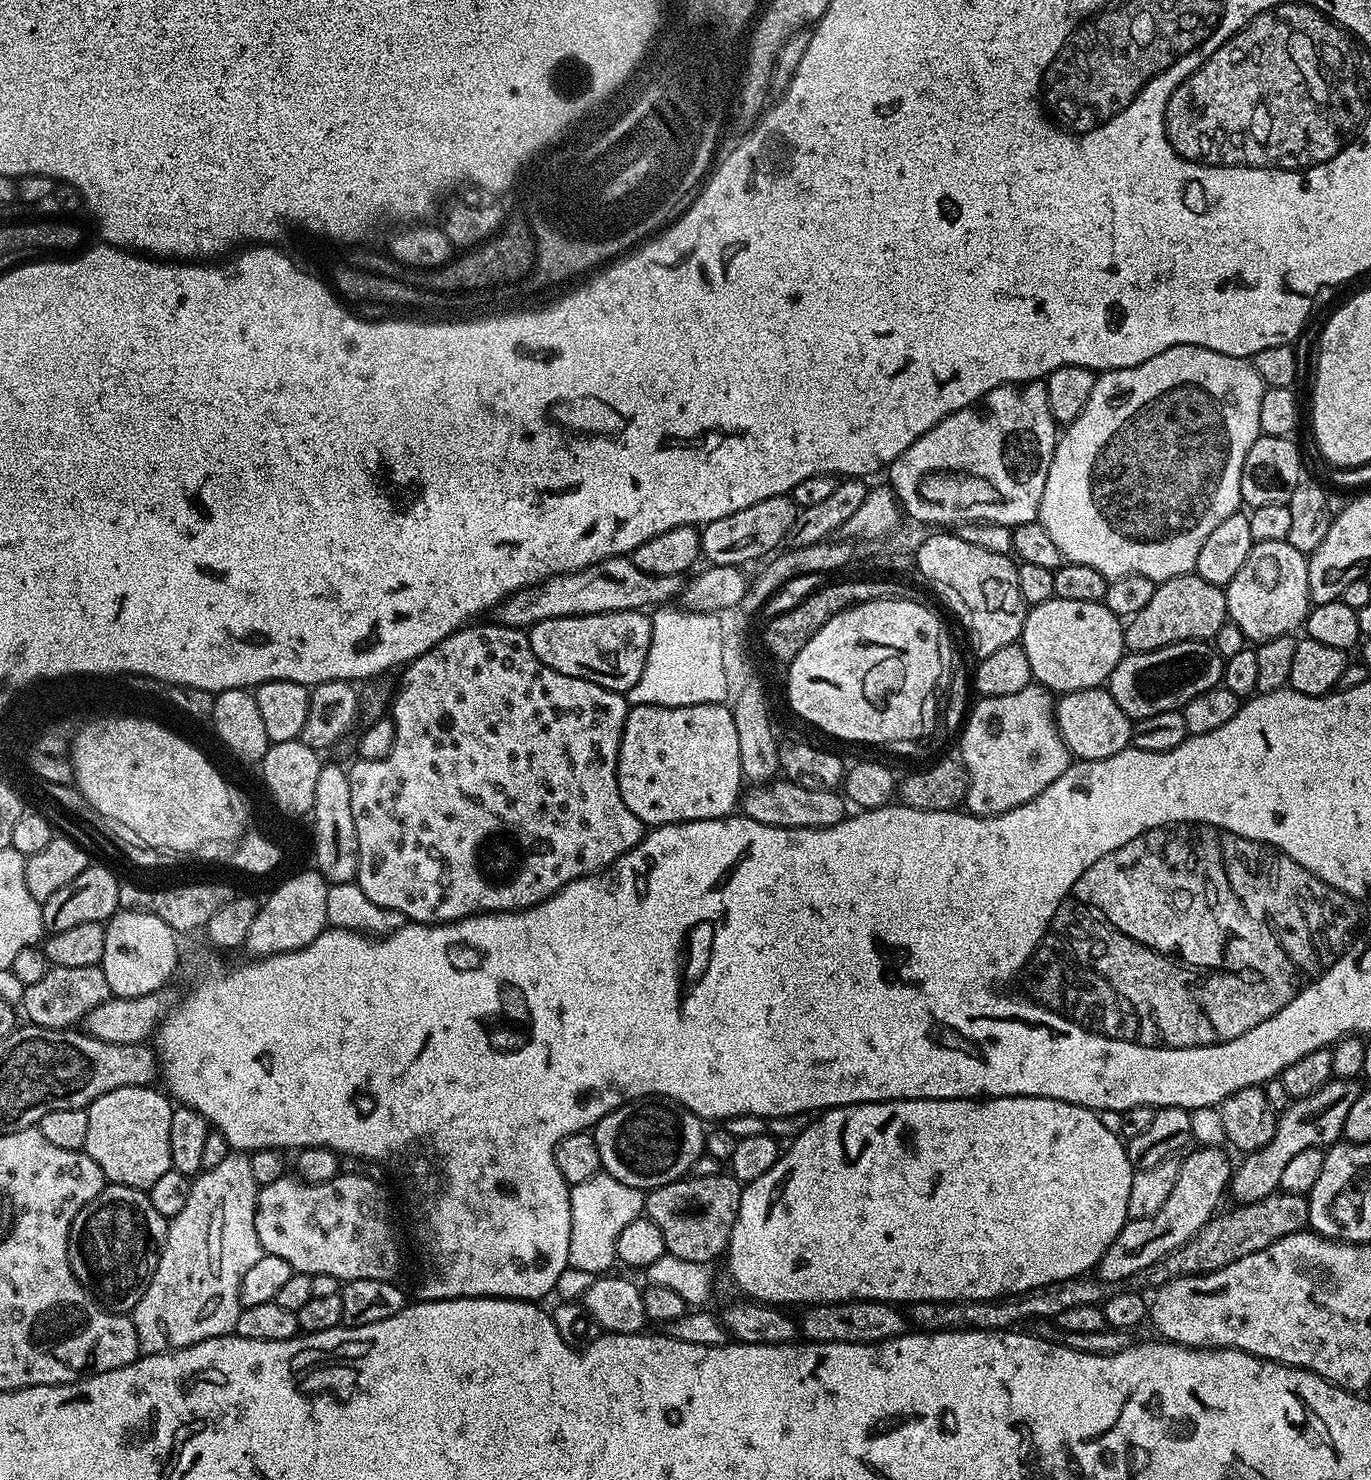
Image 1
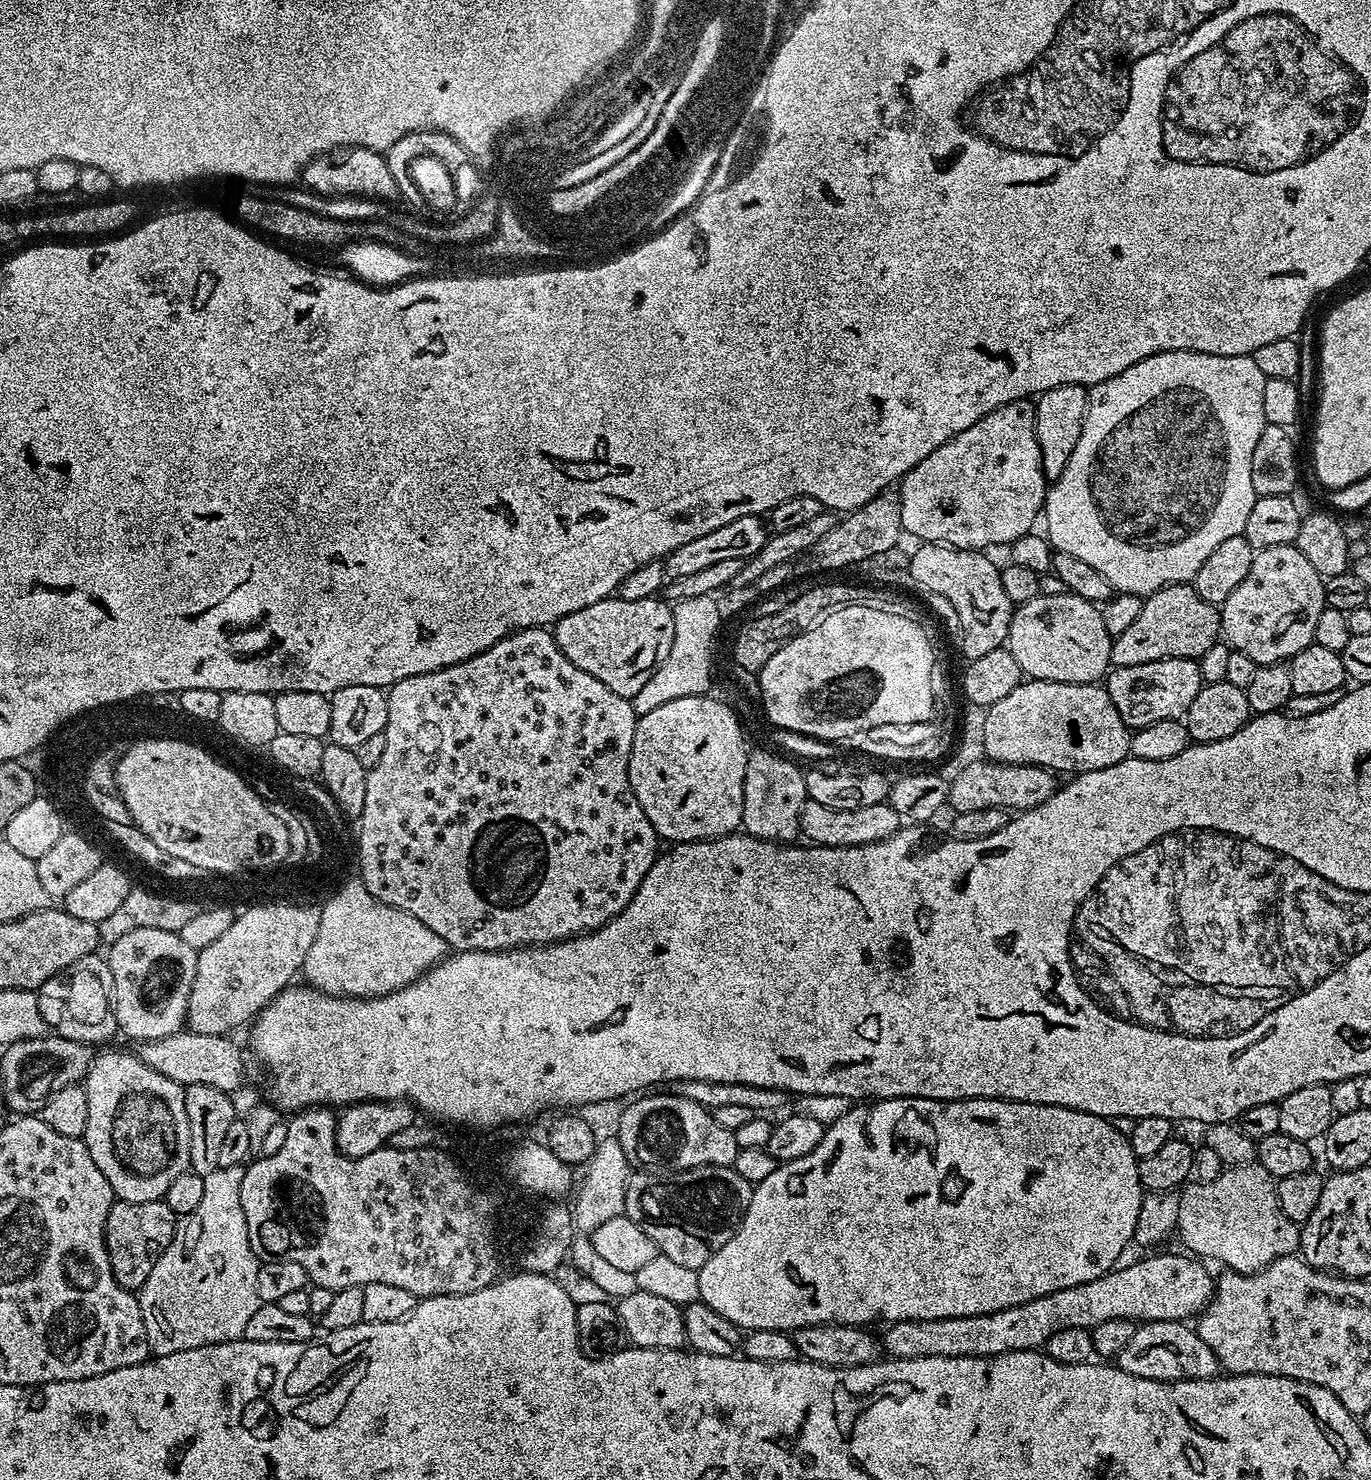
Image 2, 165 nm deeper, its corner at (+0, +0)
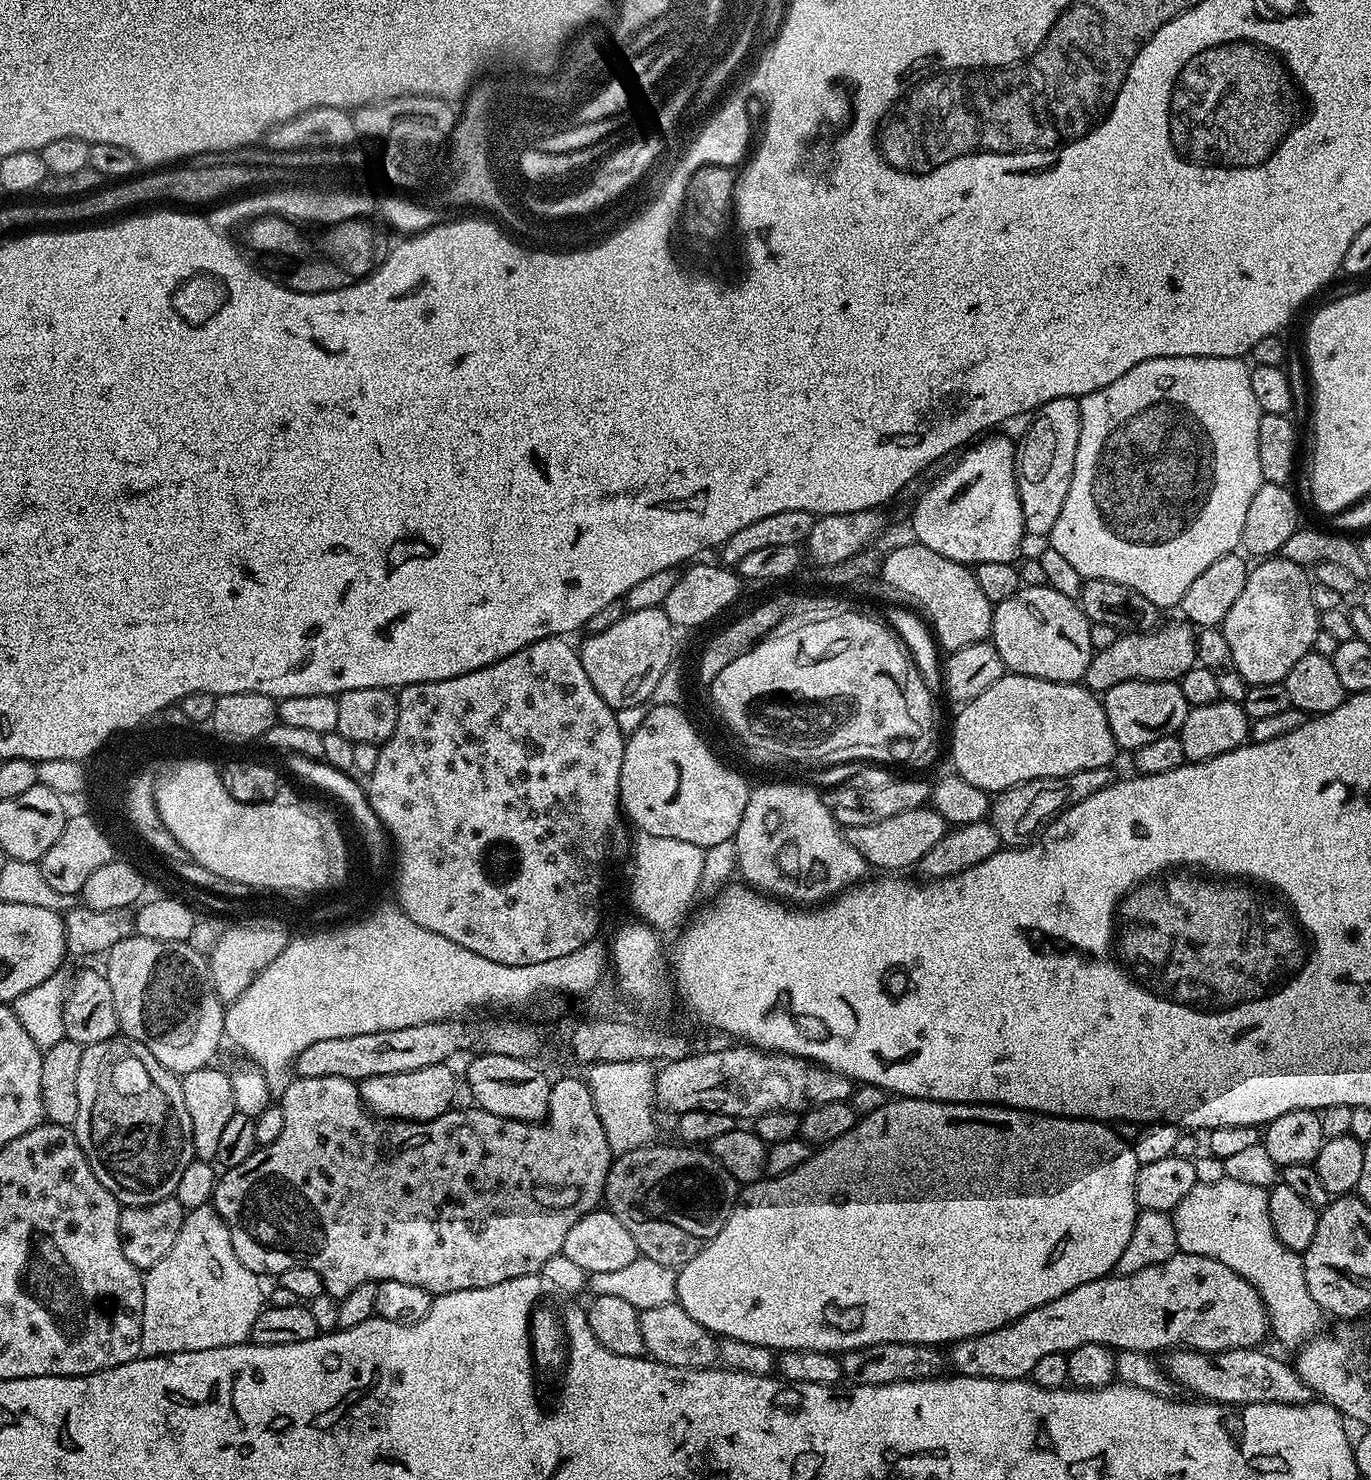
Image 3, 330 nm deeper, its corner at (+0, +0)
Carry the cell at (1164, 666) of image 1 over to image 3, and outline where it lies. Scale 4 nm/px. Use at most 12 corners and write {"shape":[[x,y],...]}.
{"shape":[[1174,680],[1102,694],[1117,749],[1179,733],[1190,705]]}

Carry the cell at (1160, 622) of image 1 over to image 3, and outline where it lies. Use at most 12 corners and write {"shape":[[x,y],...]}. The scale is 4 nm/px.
{"shape":[[1161,623],[1117,635],[1083,685],[1179,681],[1197,667],[1197,629]]}

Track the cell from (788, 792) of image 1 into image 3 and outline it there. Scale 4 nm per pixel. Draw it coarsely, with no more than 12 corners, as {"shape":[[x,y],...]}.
{"shape":[[931,806],[844,828],[869,869],[915,869],[950,830]]}

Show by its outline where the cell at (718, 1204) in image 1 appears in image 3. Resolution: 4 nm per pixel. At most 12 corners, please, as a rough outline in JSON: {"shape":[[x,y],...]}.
{"shape":[[700,1146],[613,1159],[603,1203],[639,1255],[679,1270],[738,1185]]}

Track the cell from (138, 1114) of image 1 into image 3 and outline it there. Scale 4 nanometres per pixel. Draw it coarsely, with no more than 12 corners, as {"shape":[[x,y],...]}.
{"shape":[[117,1034],[78,1065],[74,1131],[121,1205],[194,1158],[181,1077]]}

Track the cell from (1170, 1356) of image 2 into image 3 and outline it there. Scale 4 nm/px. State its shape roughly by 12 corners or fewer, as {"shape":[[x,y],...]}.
{"shape":[[1259,1347],[1174,1348],[1162,1368],[1214,1404],[1306,1404],[1295,1367]]}

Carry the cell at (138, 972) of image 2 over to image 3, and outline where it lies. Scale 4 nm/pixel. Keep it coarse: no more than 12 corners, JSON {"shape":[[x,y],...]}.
{"shape":[[138,935],[106,954],[120,1032],[183,1074],[225,1005],[205,953]]}

